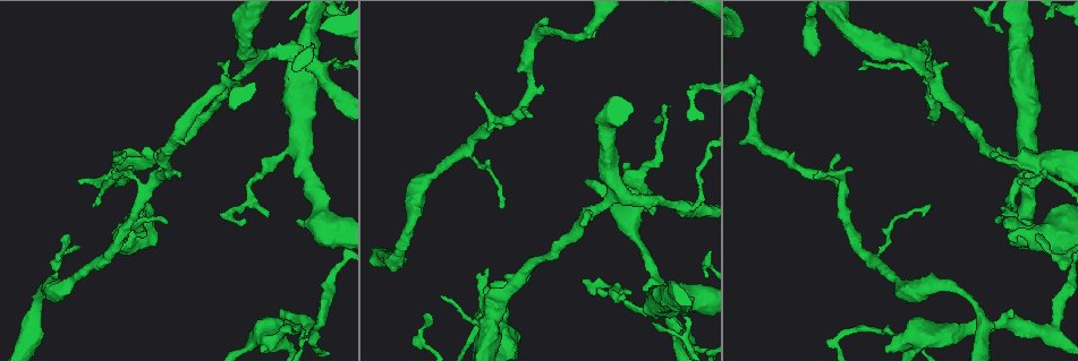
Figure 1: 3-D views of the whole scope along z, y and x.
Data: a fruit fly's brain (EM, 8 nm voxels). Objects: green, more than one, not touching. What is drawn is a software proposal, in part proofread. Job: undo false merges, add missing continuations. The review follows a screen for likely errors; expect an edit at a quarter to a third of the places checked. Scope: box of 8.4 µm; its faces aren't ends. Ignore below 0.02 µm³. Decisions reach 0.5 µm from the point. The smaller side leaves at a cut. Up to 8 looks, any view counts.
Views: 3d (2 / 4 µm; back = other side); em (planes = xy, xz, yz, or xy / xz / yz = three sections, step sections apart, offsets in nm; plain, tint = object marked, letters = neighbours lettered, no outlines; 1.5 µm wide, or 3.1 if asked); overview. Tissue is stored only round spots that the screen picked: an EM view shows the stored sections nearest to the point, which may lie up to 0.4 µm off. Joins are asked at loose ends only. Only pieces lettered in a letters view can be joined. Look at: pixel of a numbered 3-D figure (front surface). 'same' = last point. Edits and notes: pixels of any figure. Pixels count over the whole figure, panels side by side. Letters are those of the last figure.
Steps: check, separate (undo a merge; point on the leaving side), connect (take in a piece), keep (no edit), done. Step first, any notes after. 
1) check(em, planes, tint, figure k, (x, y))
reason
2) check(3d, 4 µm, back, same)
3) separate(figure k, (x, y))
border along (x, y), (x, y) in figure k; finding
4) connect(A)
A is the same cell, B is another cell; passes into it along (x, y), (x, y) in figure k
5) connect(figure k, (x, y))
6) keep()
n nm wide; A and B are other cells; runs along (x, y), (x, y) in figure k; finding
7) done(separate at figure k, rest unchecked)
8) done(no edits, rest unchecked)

check(em, xz, step 8, letters, figure 1, (658, 155))

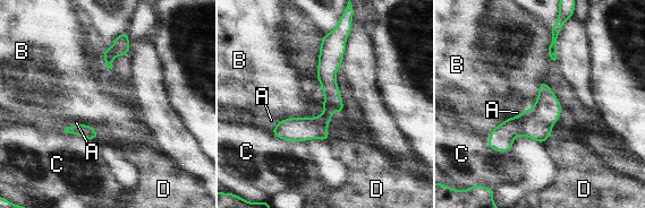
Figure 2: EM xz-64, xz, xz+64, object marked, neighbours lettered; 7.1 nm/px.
check(em, xy, step 4, letters, same)
cut it another way

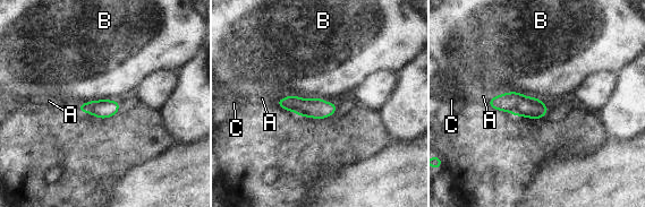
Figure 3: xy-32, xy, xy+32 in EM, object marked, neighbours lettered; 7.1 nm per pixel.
keep()
A, B and C are other cells; one neuron here

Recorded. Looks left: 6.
check(em, planes, plain, figure 1, (503, 205))
free end

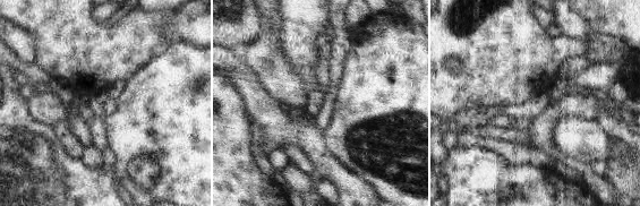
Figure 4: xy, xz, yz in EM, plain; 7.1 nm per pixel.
check(em, planes, letters, same)

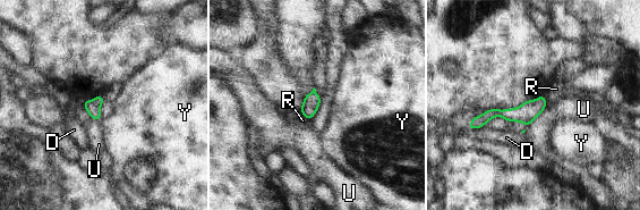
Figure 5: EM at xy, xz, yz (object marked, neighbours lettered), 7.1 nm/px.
keep()
100 nm wide; D, R, U and Y are other cells; no lettered piece goes on from it

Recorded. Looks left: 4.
check(em, xy, step 8, plain, figure 1, (79, 183))
free end

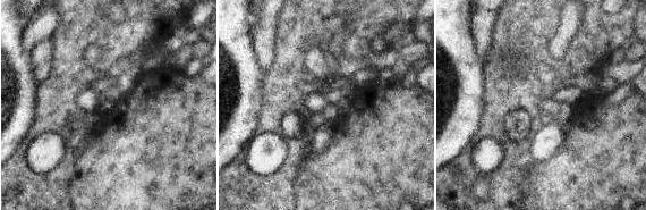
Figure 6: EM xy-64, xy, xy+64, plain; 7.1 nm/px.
check(em, xy, step 8, letters, same)
what lies round it

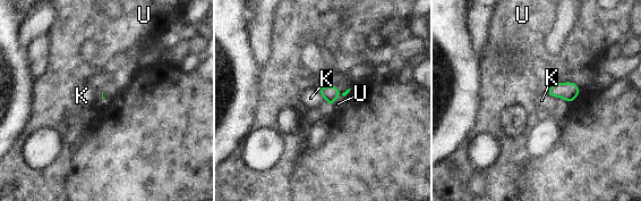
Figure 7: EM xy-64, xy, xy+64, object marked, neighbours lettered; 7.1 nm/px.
keep()
K and U are other cells; border along (317, 89), (319, 94), (331, 106) in figure 7; no lettered piece goes on from it

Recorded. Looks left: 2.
done(no edits, rest unchecked)

